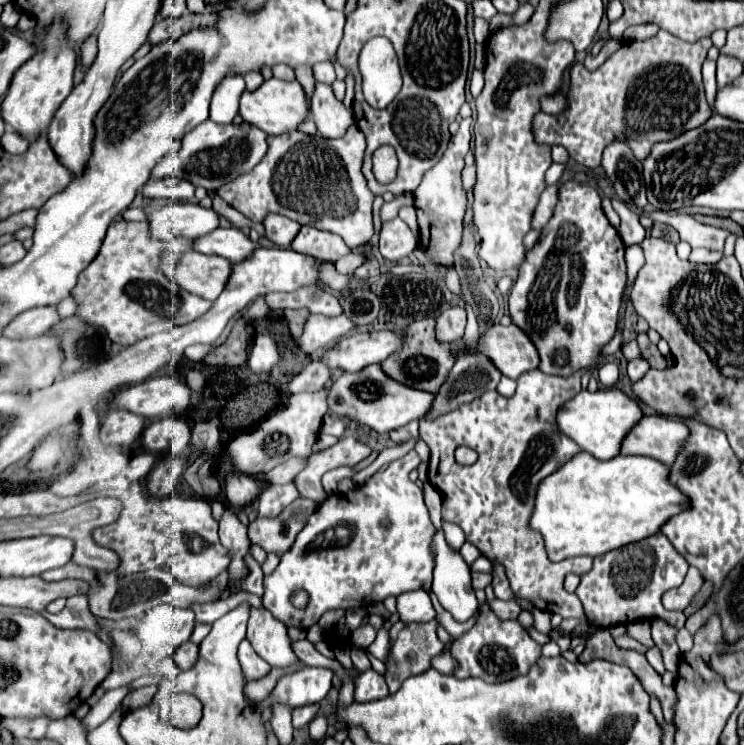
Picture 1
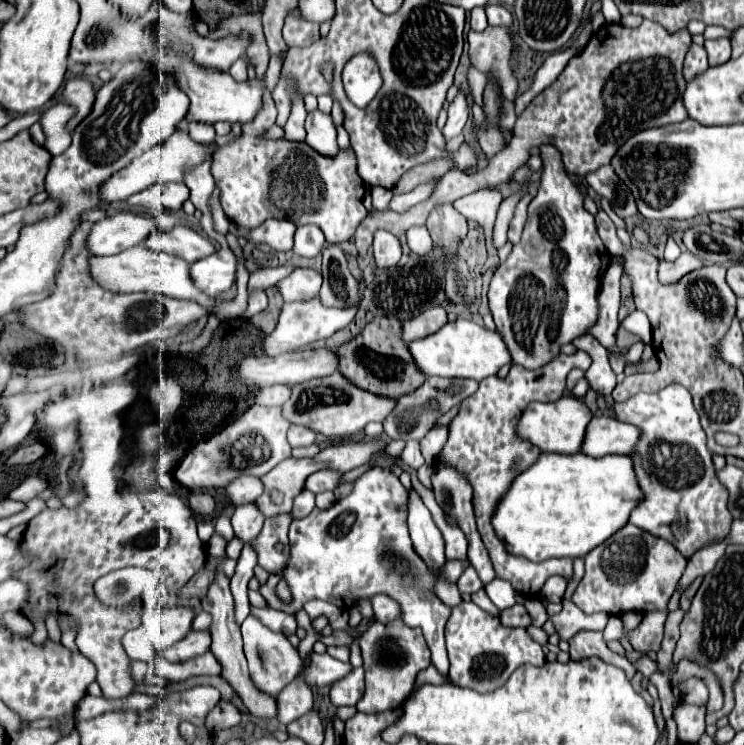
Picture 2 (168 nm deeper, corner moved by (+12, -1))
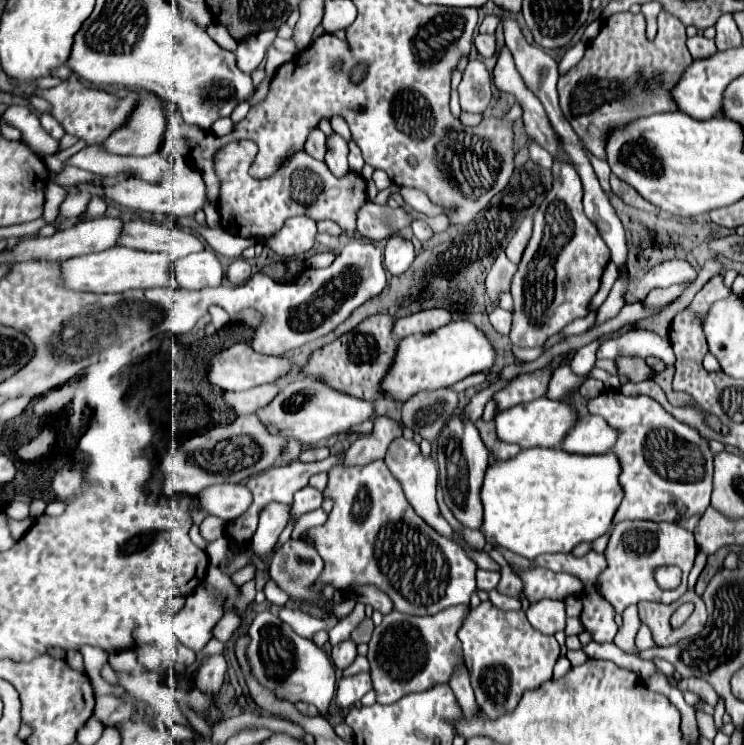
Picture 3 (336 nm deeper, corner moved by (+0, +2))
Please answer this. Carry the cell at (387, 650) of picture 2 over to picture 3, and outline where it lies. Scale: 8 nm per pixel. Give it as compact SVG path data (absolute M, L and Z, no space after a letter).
M452 606L434 616L408 616L402 612L390 612L382 624L374 628L368 660L376 700L380 704L394 704L410 692L424 692L436 684L448 684L456 670L456 662L464 662L460 640L456 632L470 606Z

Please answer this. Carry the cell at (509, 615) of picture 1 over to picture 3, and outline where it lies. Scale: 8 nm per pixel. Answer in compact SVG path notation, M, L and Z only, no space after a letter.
M540 600L526 610L526 616L528 622L542 634L556 634L566 626L564 602L560 600Z

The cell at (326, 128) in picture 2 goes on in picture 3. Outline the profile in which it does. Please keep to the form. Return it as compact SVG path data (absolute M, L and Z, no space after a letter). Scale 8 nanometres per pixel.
M334 134L328 138L328 152L326 152L326 166L330 168L330 172L334 176L346 176L350 170L348 170L348 144L342 136Z

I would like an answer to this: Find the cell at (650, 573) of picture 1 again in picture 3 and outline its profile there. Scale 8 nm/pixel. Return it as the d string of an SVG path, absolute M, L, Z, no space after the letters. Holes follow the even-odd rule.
M624 520L614 526L610 542L606 548L608 568L598 578L600 594L614 606L620 614L628 604L638 604L640 600L654 600L670 604L686 592L686 578L692 570L698 546L692 532L684 530L672 522L652 522L652 520ZM658 566L678 566L682 570L682 584L674 590L662 590L654 580L654 570Z

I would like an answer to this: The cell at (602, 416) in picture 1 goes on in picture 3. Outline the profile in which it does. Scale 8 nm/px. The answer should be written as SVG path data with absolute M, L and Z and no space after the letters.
M538 398L538 400L526 402L526 404L516 404L508 410L498 412L494 416L494 424L496 424L496 436L502 442L518 444L522 448L534 448L534 446L556 448L556 446L560 446L560 440L566 436L566 432L574 426L576 418L578 416L576 416L570 402Z

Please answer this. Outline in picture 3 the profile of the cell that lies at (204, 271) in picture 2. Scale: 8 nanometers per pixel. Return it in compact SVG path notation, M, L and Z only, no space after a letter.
M206 248L202 252L180 258L172 264L172 276L182 290L200 290L206 286L220 286L224 278L218 256Z

